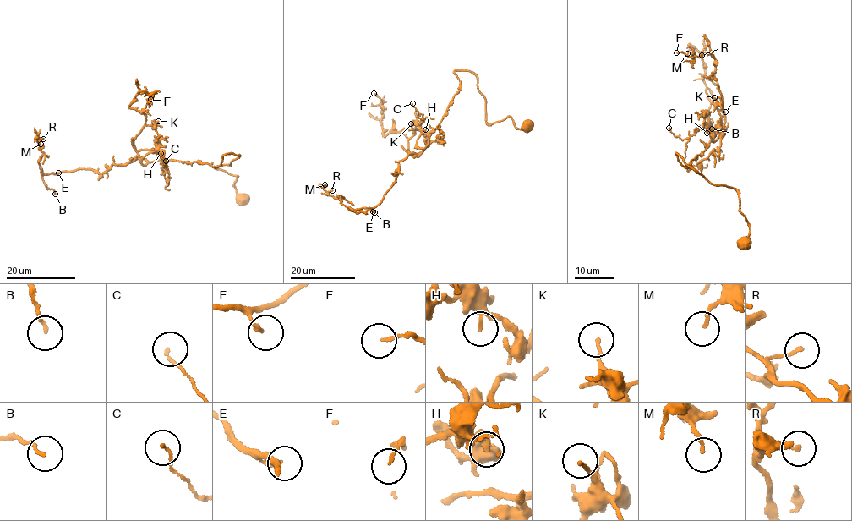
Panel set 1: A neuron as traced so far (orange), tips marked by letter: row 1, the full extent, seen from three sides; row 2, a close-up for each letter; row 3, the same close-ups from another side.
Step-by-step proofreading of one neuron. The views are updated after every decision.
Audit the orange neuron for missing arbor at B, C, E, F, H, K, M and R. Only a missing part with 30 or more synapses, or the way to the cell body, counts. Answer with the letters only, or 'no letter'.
no letter

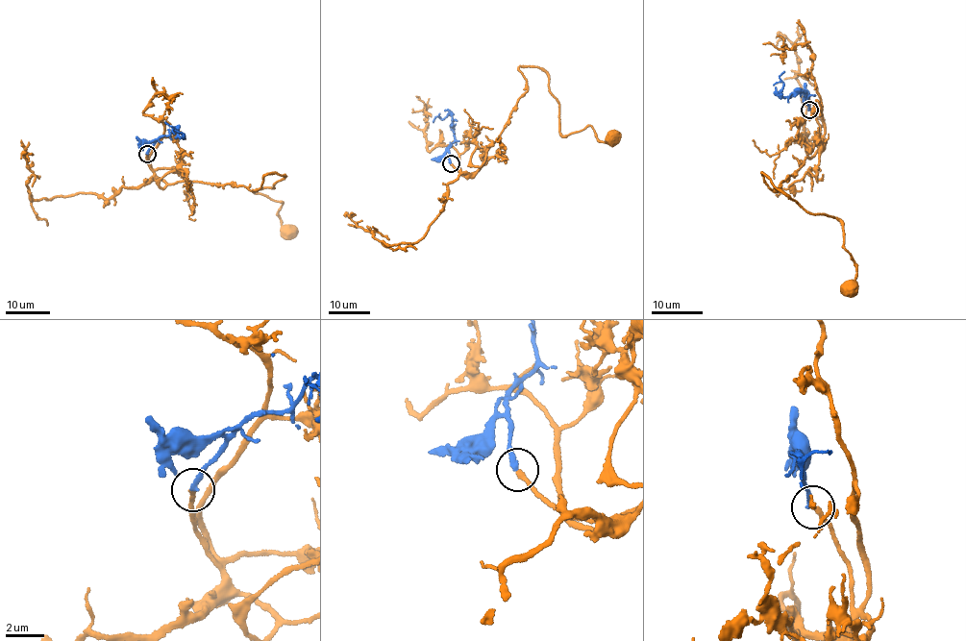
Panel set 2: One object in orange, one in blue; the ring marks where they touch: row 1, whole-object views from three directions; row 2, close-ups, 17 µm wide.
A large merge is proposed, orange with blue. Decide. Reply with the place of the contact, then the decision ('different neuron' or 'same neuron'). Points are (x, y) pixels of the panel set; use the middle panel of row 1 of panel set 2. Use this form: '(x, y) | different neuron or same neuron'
(451, 163) | same neuron

